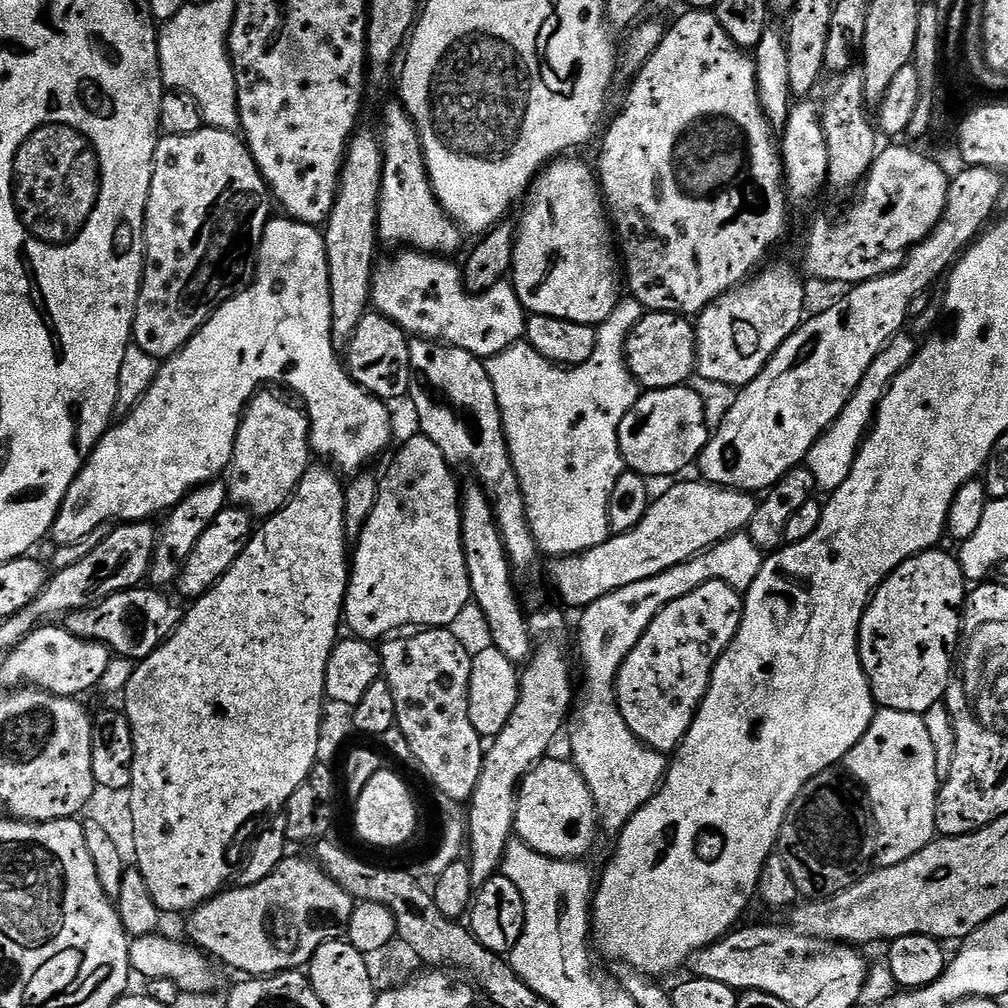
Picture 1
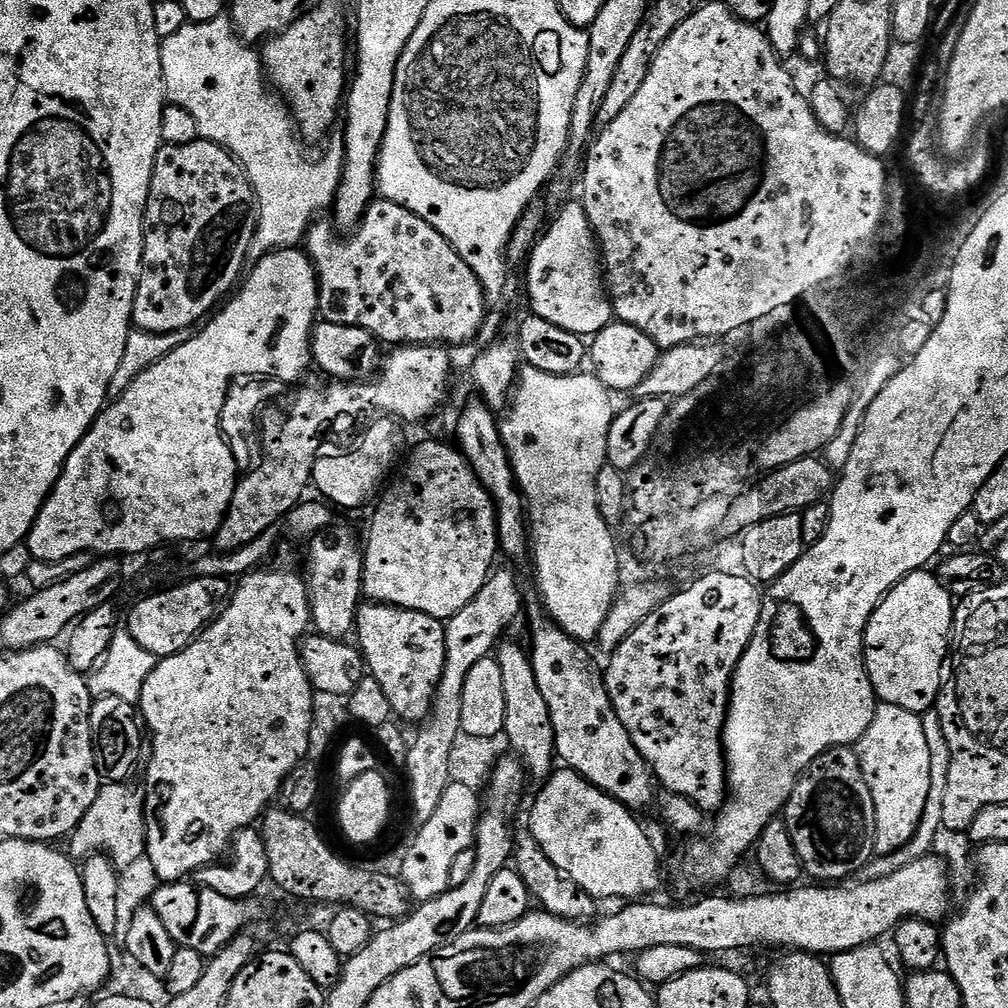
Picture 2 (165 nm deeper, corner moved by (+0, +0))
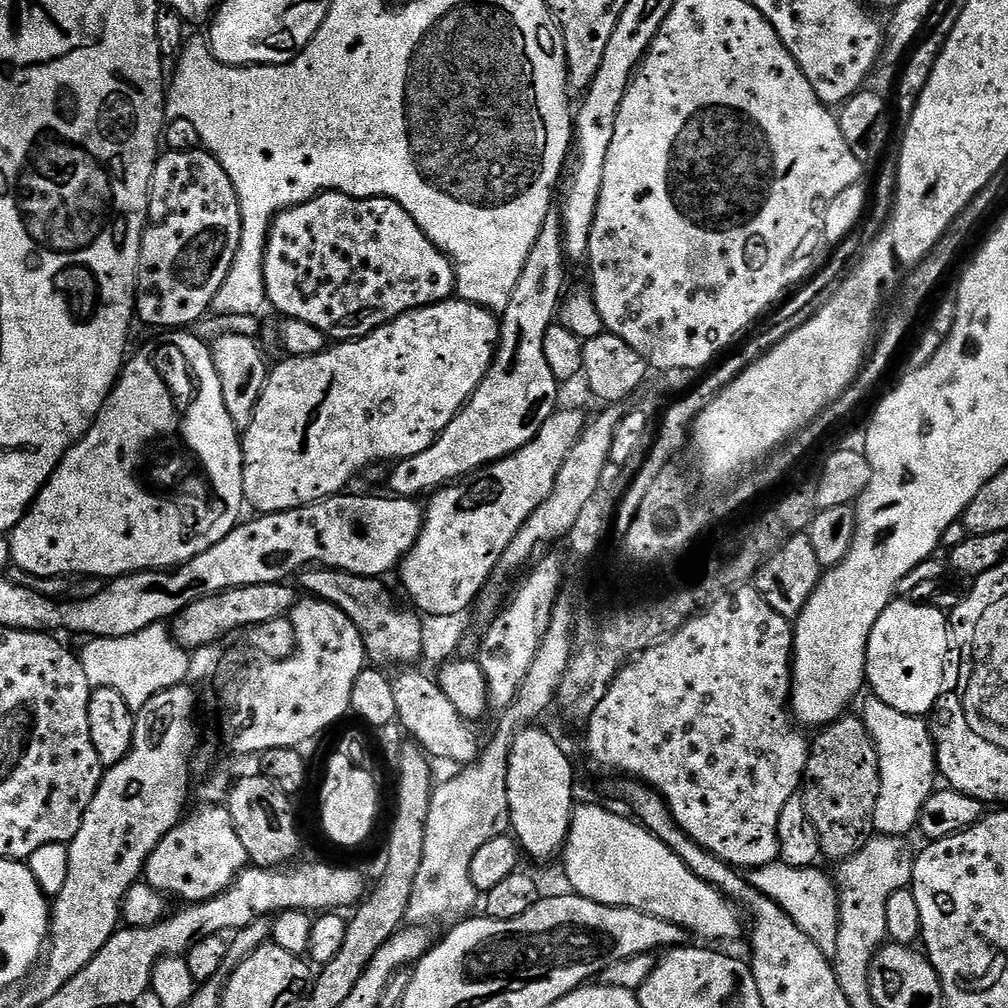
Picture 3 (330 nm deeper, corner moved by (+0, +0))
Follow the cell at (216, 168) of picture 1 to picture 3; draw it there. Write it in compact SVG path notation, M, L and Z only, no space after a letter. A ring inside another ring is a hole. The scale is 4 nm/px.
M207 150L165 151L148 184L148 223L136 271L135 315L139 323L184 330L205 319L241 238L238 194L215 156Z

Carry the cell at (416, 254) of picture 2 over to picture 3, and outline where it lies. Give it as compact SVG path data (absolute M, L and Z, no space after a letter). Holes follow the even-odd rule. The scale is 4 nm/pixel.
M321 192L312 200L307 200L304 204L299 204L293 208L288 208L285 212L279 212L272 219L272 226L268 230L268 245L264 251L264 278L266 280L266 294L268 295L267 303L272 304L281 313L281 317L290 320L301 320L310 322L319 332L324 333L325 337L331 338L336 342L347 342L349 340L361 340L363 336L369 336L375 328L380 328L384 324L389 324L394 318L398 318L404 312L410 312L414 308L425 308L427 304L440 304L442 301L449 299L456 290L456 273L448 270L444 272L420 272L424 268L424 259L427 258L428 252L433 251L430 238L398 206L396 200L387 200L385 196L372 196L369 200L359 200L356 196L347 196L341 192Z

